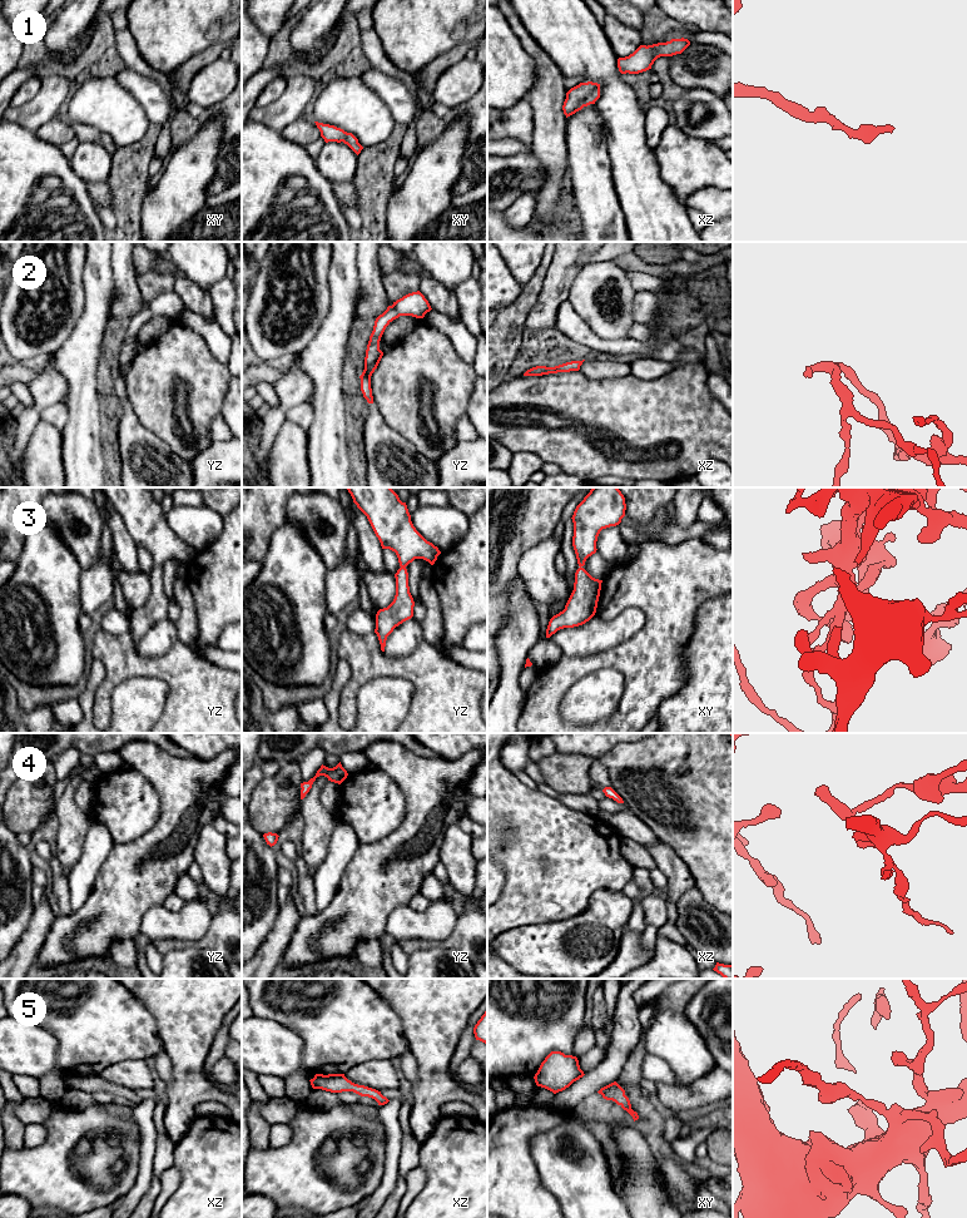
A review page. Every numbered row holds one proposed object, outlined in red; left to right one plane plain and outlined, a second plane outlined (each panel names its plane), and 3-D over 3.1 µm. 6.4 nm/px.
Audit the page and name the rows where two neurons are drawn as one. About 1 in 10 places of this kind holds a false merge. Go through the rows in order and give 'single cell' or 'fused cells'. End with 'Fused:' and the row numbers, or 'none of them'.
1: single cell
2: single cell
3: single cell
4: single cell
5: single cell
Fused: none of them

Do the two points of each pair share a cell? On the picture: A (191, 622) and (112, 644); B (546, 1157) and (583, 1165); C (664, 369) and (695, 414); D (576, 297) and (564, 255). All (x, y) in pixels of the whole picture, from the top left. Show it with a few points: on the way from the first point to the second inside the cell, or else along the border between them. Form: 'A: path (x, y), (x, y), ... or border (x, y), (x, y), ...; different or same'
A: border (196, 614), (197, 644), (192, 649); different
B: path (555, 1157), (566, 1157), (574, 1164); same
C: border (695, 362), (677, 366), (656, 379), (639, 379); different
D: border (581, 268), (571, 285), (566, 300); different

